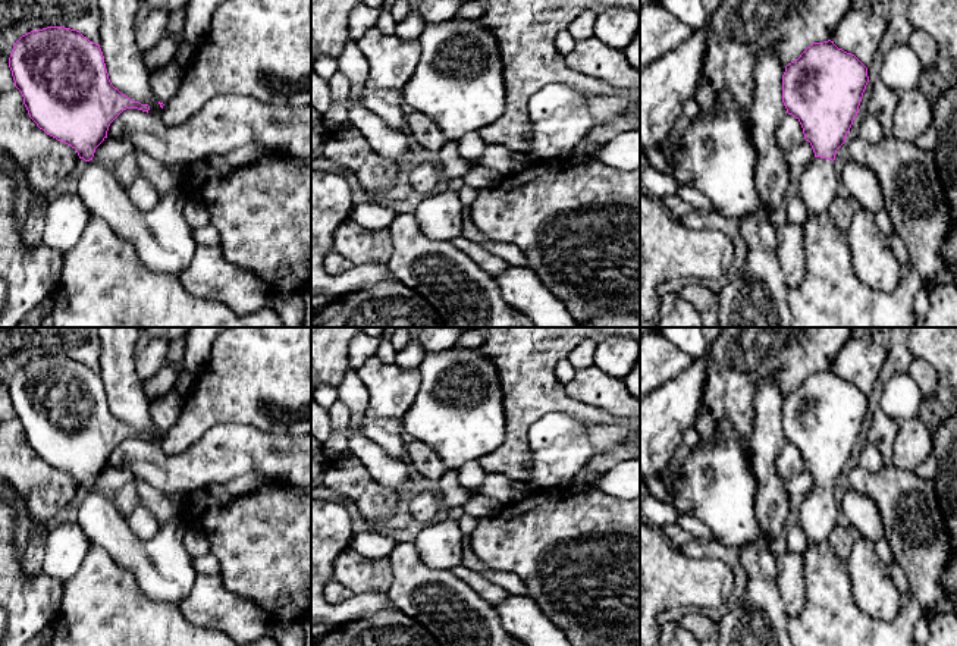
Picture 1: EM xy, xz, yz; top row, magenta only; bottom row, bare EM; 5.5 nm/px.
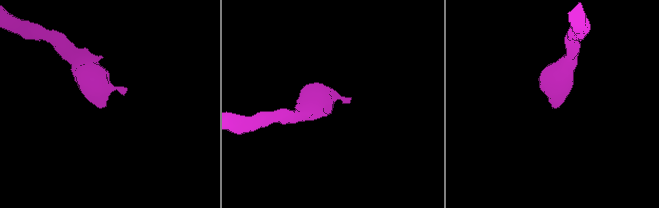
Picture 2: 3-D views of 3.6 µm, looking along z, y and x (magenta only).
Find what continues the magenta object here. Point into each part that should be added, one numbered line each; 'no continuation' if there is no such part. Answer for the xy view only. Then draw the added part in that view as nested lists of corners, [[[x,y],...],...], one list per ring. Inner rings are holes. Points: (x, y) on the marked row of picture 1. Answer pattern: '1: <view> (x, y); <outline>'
1: xy (162, 237); [[[92,159],[87,162],[75,191],[91,216],[104,219],[132,244],[147,269],[179,279],[189,266],[197,242],[183,216],[186,197],[182,189],[172,189],[156,207],[142,211],[131,201],[114,167]]]

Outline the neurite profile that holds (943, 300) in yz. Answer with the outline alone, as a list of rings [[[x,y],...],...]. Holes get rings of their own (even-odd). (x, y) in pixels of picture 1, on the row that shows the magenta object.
[[[939,285],[928,292],[929,308],[913,327],[957,327],[957,285]]]

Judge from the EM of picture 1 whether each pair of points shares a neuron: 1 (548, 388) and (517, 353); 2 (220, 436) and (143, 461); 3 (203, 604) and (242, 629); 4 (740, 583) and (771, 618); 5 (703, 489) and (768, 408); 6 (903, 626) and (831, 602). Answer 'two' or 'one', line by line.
1: one
2: one
3: one
4: two
5: two
6: one

